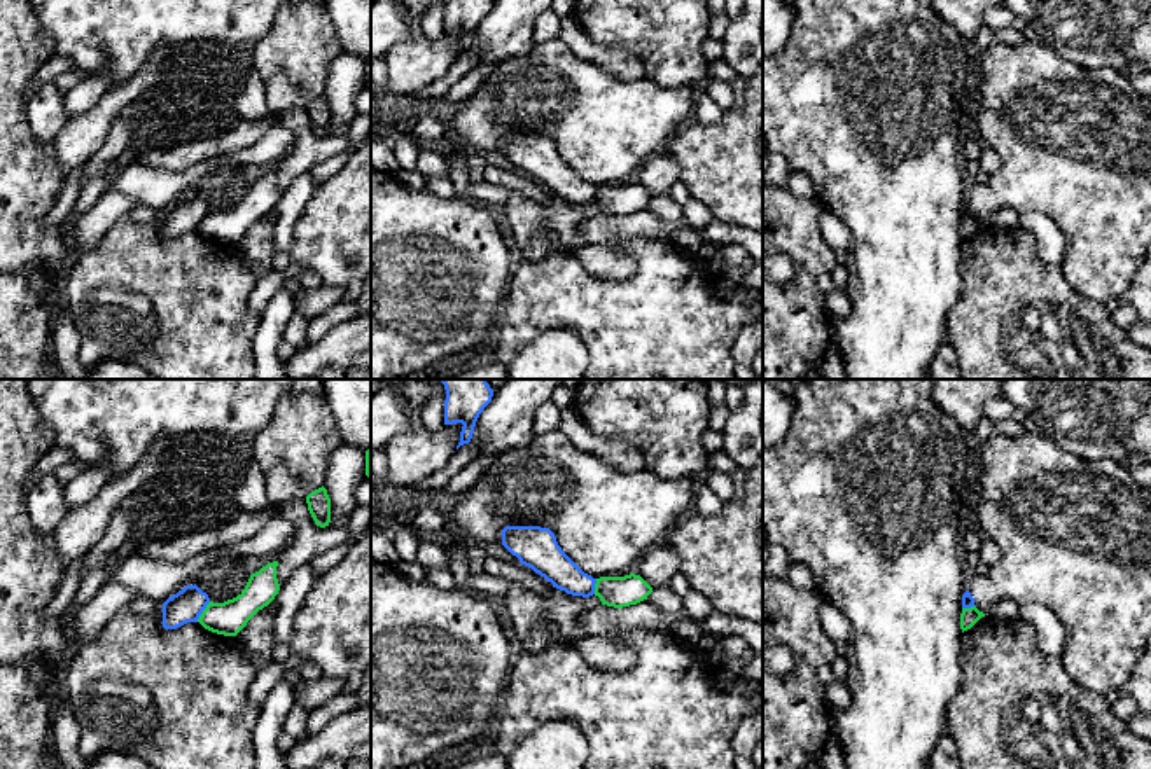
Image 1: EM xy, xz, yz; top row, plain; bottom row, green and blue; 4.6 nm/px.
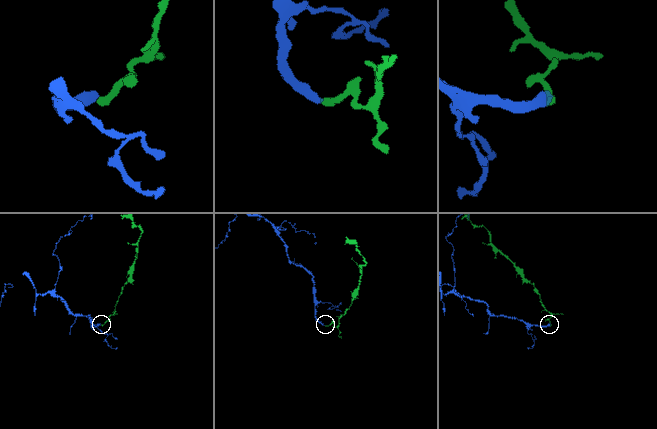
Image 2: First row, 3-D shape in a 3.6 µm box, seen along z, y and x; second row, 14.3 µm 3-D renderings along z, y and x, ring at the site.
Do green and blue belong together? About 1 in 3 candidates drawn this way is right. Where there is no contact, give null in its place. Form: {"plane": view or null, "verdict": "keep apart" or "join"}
{"plane": "xy", "verdict": "keep apart"}

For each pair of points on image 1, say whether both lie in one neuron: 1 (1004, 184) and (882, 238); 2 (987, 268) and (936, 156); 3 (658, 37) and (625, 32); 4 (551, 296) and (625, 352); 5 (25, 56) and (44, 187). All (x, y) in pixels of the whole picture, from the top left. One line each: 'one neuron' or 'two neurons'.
1: two neurons
2: two neurons
3: one neuron
4: one neuron
5: one neuron

